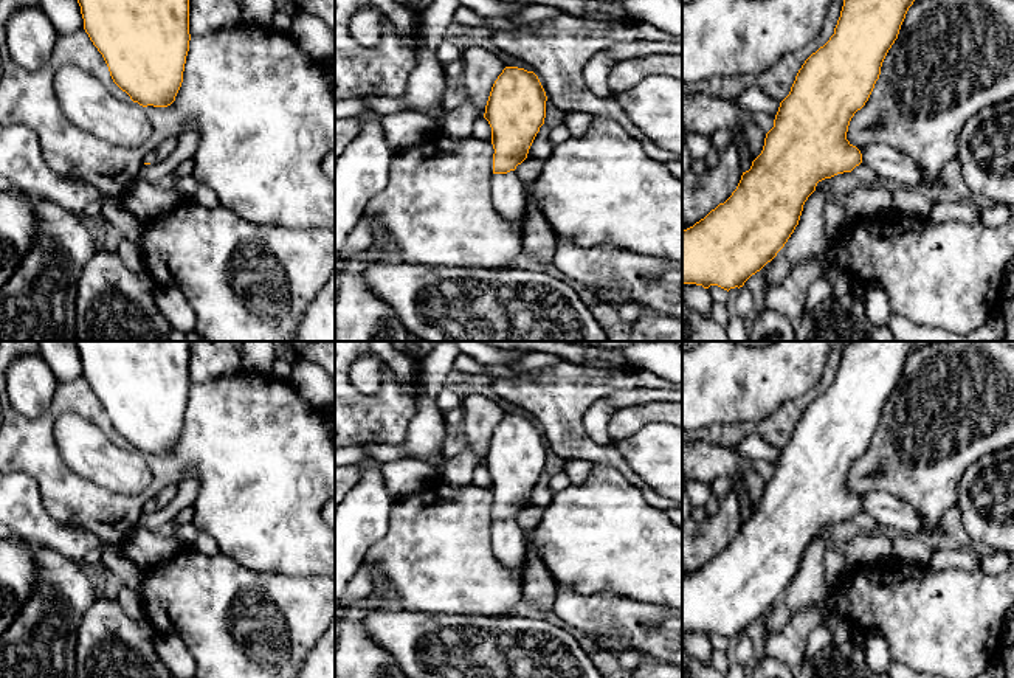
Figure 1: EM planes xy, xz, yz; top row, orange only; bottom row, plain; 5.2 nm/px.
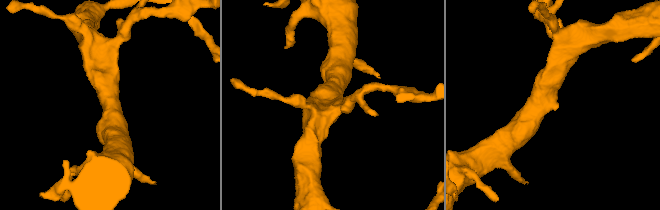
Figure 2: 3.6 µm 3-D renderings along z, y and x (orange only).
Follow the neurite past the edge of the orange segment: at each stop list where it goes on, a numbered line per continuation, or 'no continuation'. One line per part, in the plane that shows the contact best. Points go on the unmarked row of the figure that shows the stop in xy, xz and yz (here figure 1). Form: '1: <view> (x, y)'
1: xz (507, 539)

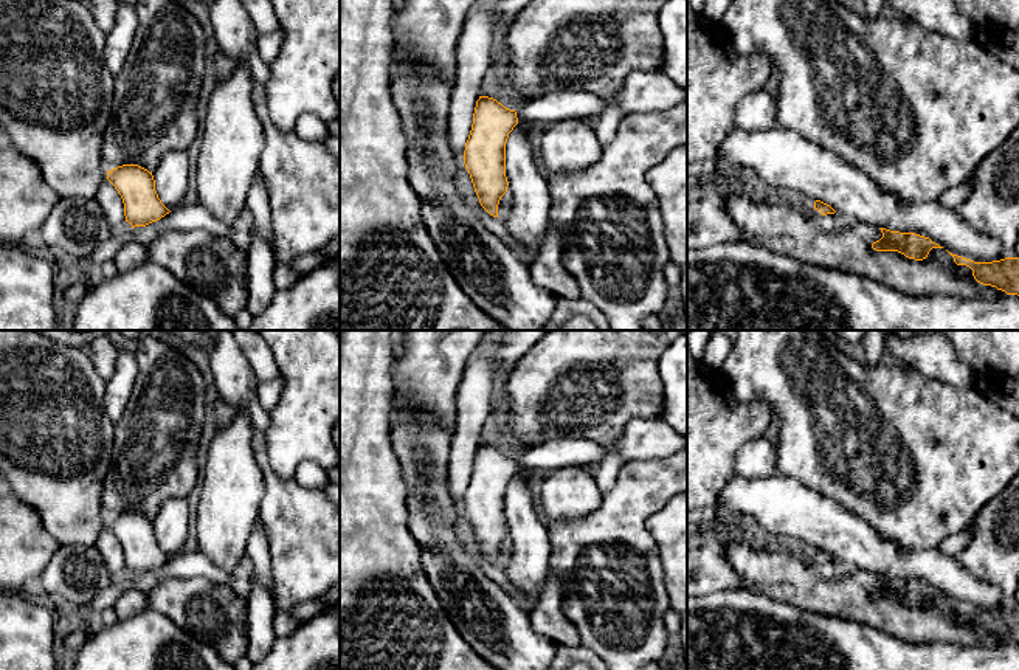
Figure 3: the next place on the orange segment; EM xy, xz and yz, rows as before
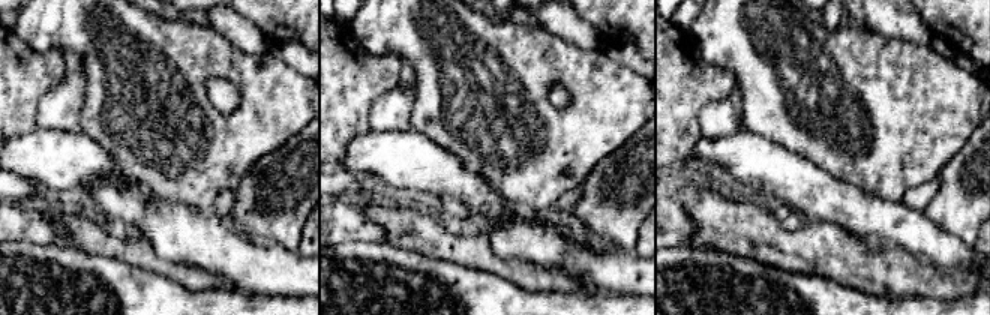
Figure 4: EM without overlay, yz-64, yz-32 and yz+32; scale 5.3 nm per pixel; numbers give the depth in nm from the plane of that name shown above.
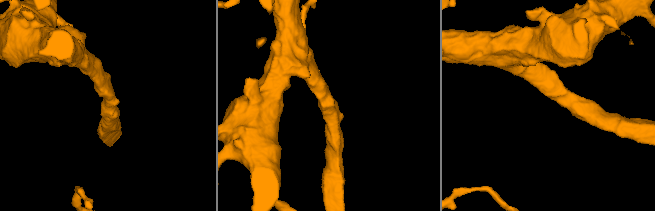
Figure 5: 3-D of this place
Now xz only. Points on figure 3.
1: xz (642, 438)

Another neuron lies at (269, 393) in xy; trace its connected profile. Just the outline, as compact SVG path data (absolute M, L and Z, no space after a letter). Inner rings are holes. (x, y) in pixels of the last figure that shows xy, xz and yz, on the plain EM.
M281 374L271 382L259 383L257 397L261 406L270 413L279 402L282 389L284 389L284 378Z

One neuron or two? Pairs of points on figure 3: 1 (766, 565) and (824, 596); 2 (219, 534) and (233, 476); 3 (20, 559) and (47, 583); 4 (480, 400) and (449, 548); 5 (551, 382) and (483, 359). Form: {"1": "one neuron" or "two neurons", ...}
{"1": "one neuron", "2": "one neuron", "3": "two neurons", "4": "two neurons", "5": "two neurons"}

